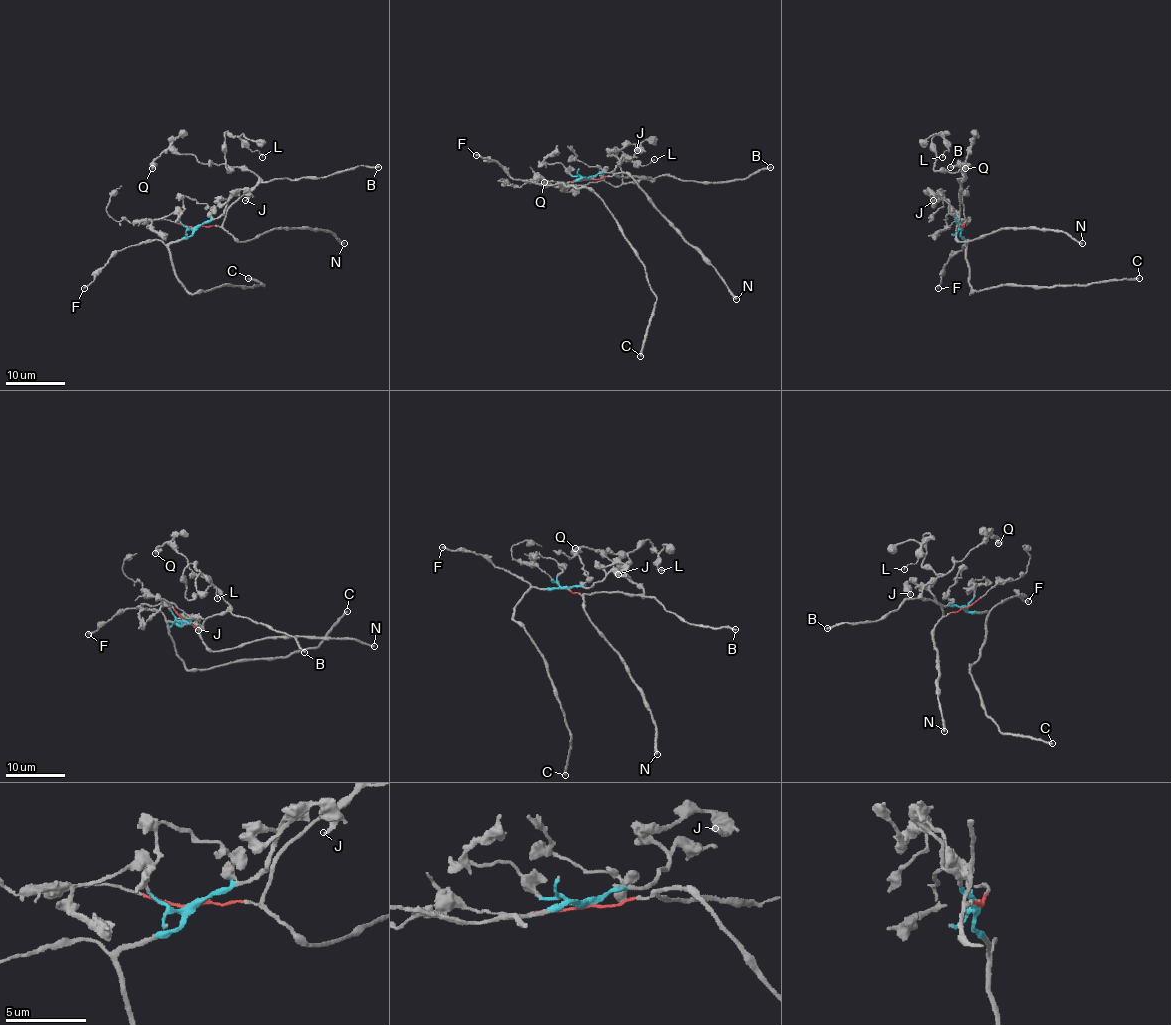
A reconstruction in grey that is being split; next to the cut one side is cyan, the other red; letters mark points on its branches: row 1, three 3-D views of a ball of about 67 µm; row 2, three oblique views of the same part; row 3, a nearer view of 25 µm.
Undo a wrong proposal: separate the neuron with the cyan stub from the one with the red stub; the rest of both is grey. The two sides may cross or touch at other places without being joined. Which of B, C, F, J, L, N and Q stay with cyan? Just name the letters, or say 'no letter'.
C, F, J

